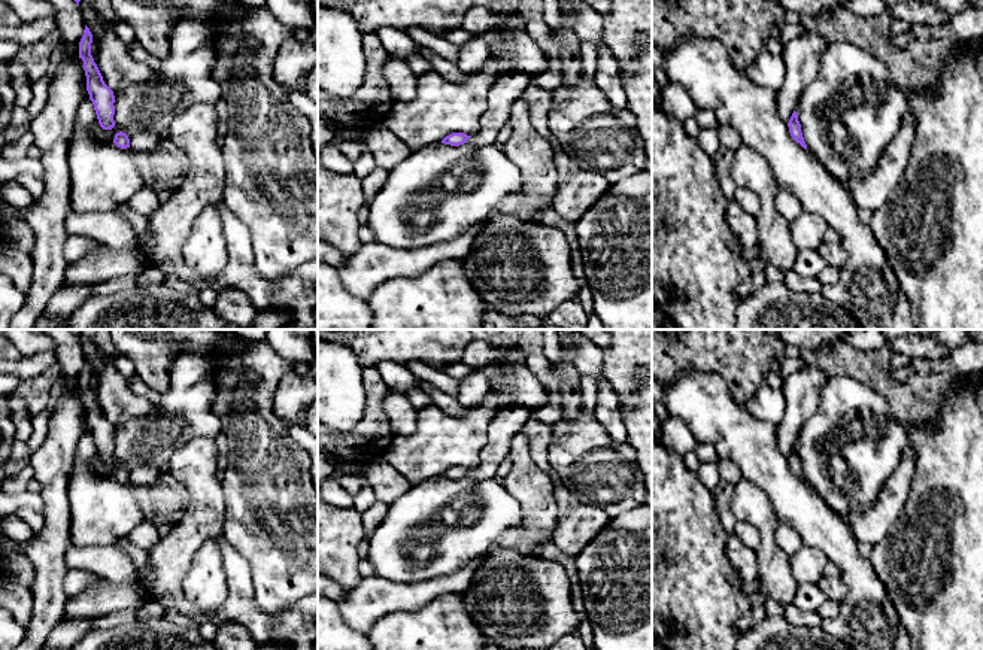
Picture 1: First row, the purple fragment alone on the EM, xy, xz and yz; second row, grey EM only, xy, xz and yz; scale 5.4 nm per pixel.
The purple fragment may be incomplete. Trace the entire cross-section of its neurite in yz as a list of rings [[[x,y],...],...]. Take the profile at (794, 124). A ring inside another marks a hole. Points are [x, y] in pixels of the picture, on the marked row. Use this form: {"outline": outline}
{"outline": [[[794,110],[794,113],[792,113],[792,116],[791,116],[789,122],[788,122],[788,127],[789,127],[789,133],[794,137],[794,140],[797,143],[800,143],[804,149],[807,149],[807,145],[805,145],[803,133],[801,133],[801,124],[798,121],[798,115],[797,115],[795,110]]]}

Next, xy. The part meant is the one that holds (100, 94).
{"outline": [[[85,25],[84,36],[79,42],[79,58],[84,61],[84,70],[87,76],[87,91],[89,100],[94,104],[94,110],[98,124],[103,130],[112,130],[115,127],[115,95],[113,91],[104,83],[103,76],[94,63],[91,55],[92,34]]]}

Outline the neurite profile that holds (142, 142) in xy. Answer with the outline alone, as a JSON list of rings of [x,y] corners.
[[[139,133],[130,139],[130,146],[136,151],[146,152],[154,149],[163,139],[152,133]]]

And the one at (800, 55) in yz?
[[[817,31],[805,33],[783,45],[785,79],[777,92],[777,112],[788,124],[804,88],[816,78],[819,58],[829,42]]]

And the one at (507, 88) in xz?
[[[512,72],[512,73],[504,73],[498,76],[488,91],[488,95],[486,95],[488,109],[482,115],[480,130],[474,136],[471,136],[467,140],[467,143],[476,148],[495,143],[498,131],[509,122],[512,104],[524,95],[530,83],[531,83],[531,76],[521,72]]]

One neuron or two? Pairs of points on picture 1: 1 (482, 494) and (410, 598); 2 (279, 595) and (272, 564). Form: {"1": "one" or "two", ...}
{"1": "two", "2": "one"}

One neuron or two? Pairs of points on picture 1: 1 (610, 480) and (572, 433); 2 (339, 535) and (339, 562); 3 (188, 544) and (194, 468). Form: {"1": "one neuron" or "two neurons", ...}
{"1": "one neuron", "2": "one neuron", "3": "one neuron"}

